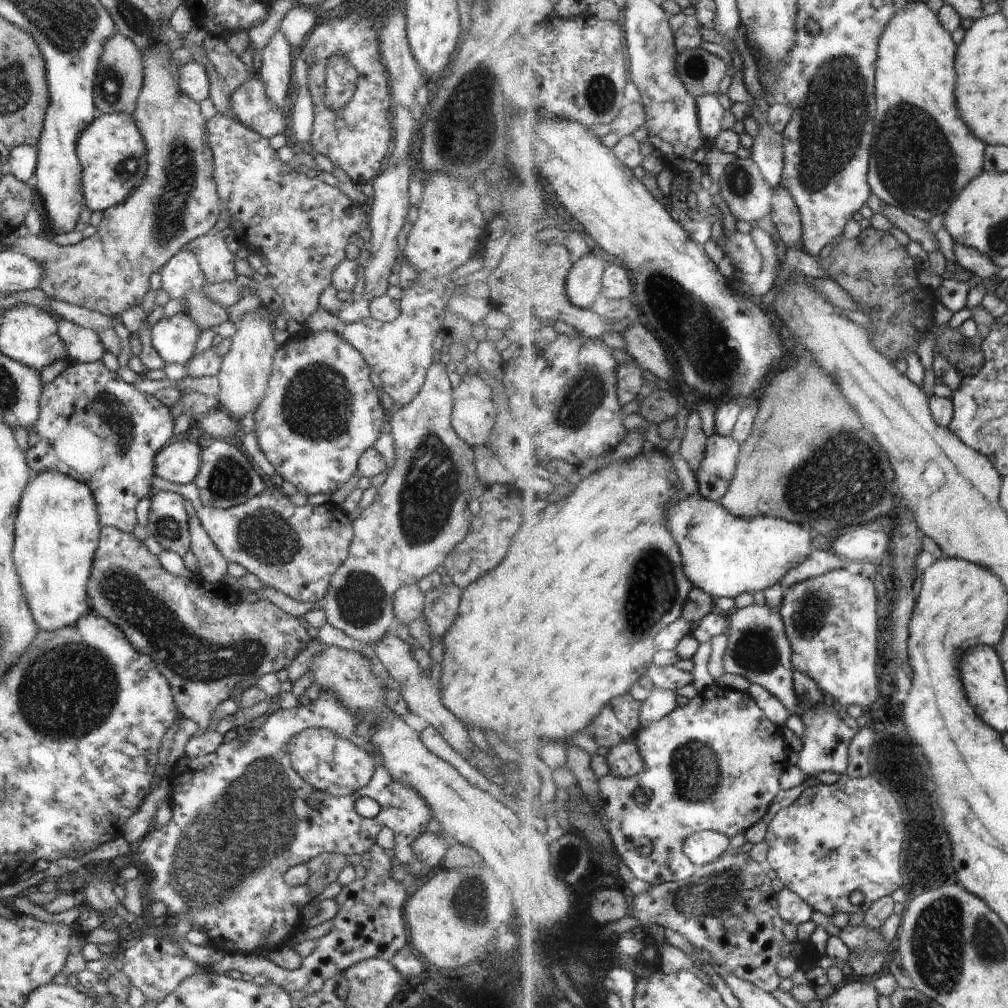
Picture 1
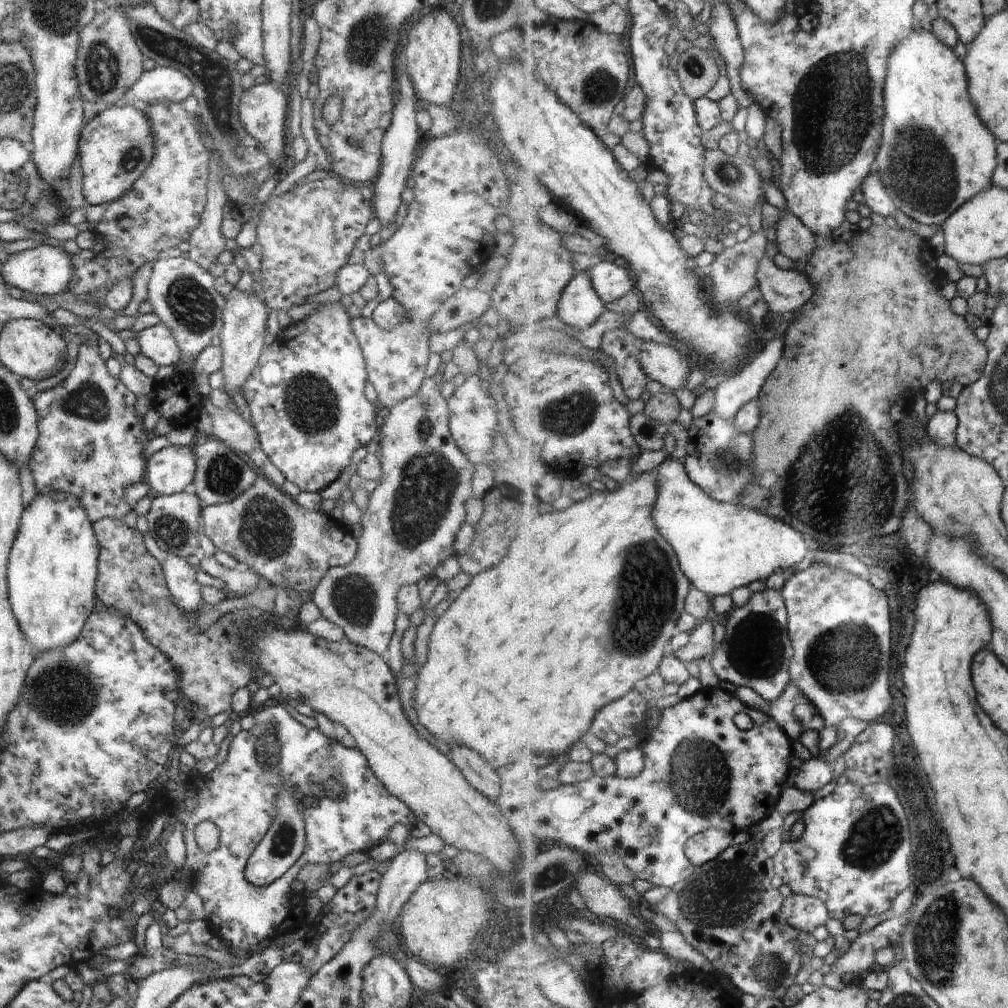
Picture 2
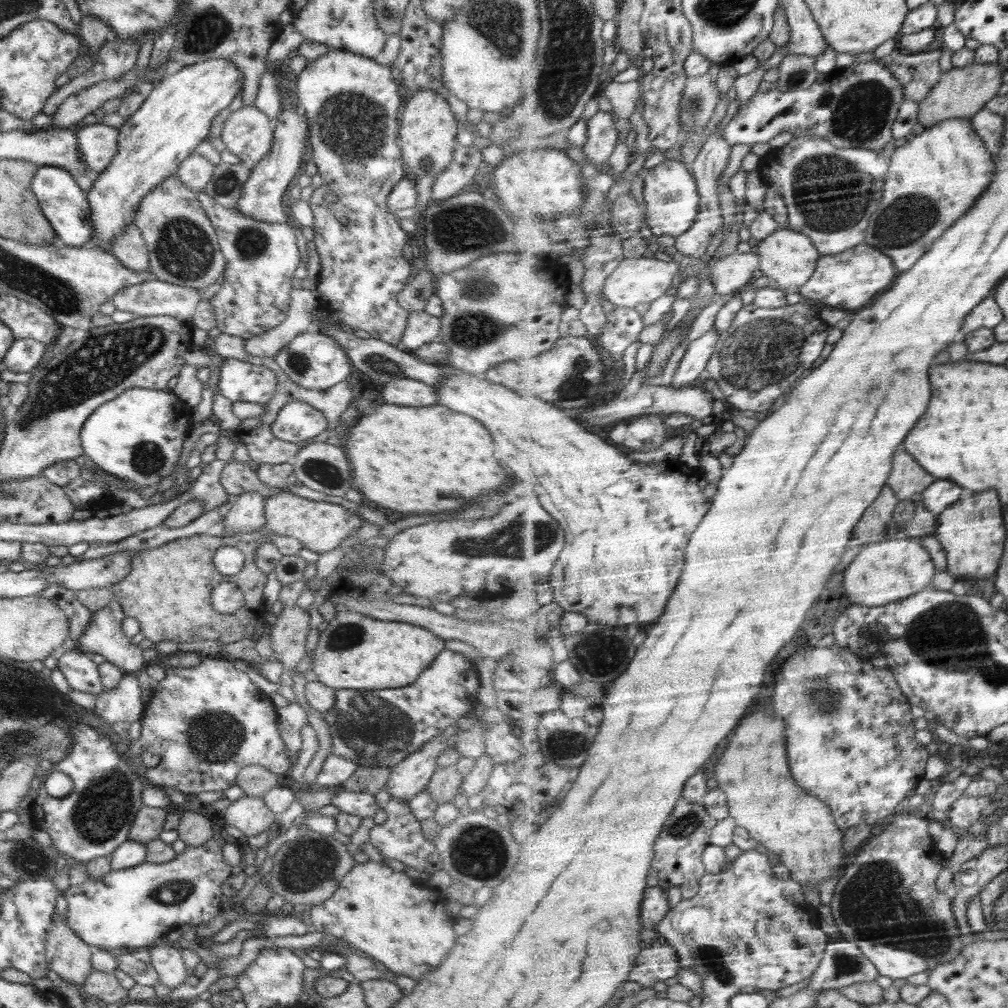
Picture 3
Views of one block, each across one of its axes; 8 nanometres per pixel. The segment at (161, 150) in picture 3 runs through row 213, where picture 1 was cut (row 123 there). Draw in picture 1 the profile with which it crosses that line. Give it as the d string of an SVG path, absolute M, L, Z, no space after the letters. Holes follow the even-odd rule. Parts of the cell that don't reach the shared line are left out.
M103 114L94 119L79 135L76 152L82 167L83 197L92 212L122 204L146 176L146 145L132 115Z

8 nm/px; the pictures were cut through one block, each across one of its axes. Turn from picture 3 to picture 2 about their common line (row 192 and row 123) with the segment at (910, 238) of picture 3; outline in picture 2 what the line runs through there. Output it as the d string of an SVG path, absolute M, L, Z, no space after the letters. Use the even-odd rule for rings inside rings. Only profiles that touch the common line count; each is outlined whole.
M929 24L923 31L912 31L908 38L902 39L889 58L885 84L886 140L881 140L873 174L880 174L897 208L928 226L944 226L956 211L995 185L994 174L1000 164L998 142L978 116L973 94L968 92L972 87L968 74L965 62L956 56L954 47L944 44Z

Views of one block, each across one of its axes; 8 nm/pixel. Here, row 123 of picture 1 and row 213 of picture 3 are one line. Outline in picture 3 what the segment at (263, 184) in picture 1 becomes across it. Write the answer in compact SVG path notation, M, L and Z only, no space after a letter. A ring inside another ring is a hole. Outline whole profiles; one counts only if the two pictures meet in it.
M204 192L197 193L206 216L217 234L220 250L226 259L224 283L210 298L217 327L222 333L249 339L276 328L286 320L294 270L300 264L300 250L291 223L258 222L244 216L237 208L216 205Z

